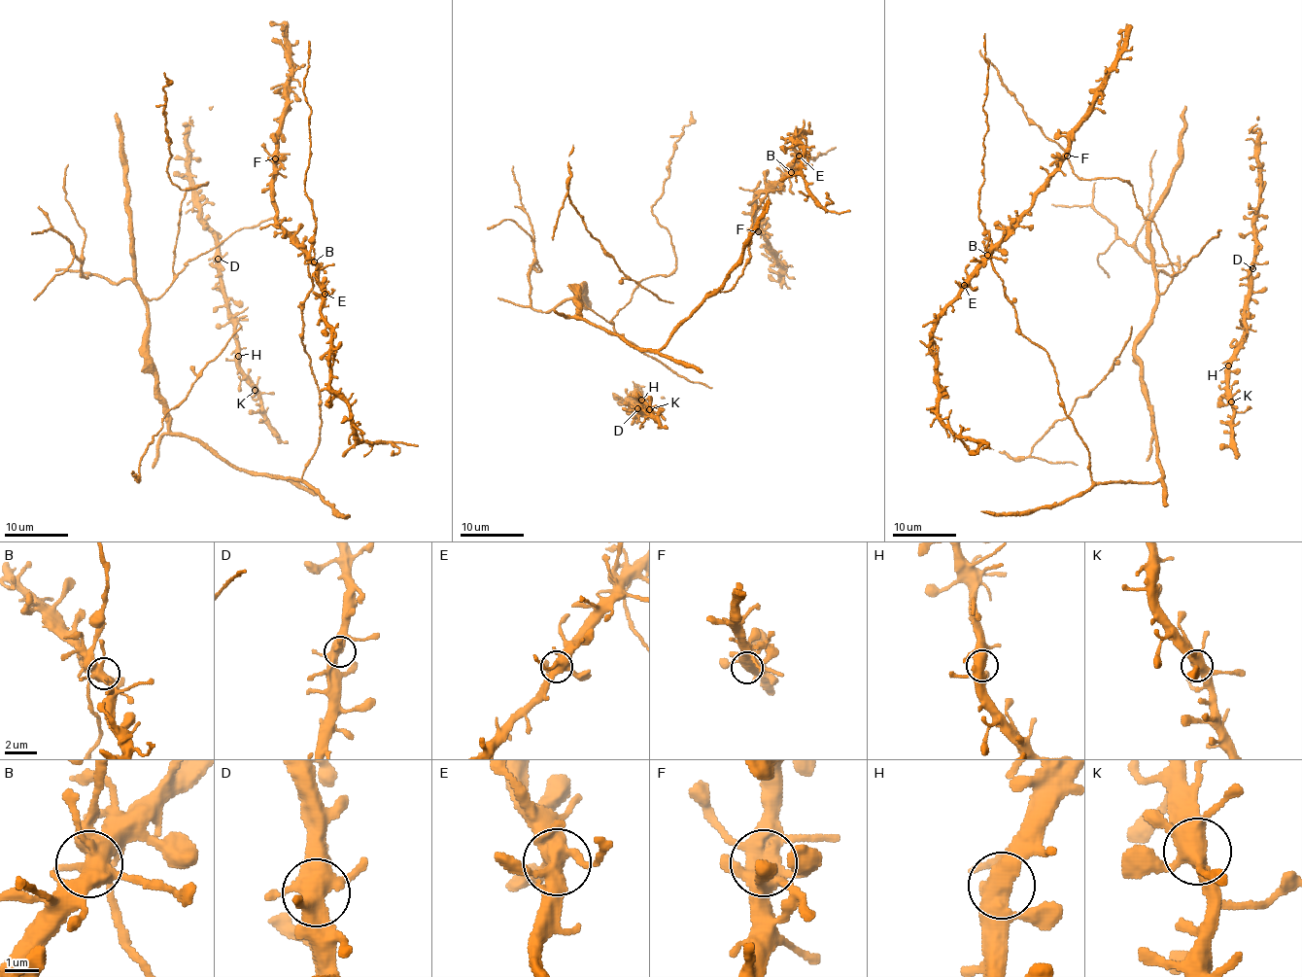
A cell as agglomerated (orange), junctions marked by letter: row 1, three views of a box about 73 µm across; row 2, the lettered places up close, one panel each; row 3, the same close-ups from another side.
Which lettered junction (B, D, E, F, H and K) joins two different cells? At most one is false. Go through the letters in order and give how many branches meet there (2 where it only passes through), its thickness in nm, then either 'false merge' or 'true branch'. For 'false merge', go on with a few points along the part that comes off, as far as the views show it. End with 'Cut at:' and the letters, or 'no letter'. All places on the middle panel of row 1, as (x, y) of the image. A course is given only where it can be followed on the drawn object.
B: 7 branches meet; 480 nm thick; true branch
D: 6 branches meet; 480 nm thick; true branch
E: 6 branches meet; 480 nm thick; true branch
F: 6 branches meet; 500 nm thick; true branch
H: 5 branches meet; 480 nm thick; true branch
K: 6 branches meet; 460 nm thick; true branch
Cut at: no letter

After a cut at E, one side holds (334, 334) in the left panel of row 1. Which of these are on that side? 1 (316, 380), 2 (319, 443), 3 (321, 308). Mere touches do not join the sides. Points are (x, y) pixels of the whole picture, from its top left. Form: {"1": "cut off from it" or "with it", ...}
{"1": "cut off from it", "2": "cut off from it", "3": "with it"}

